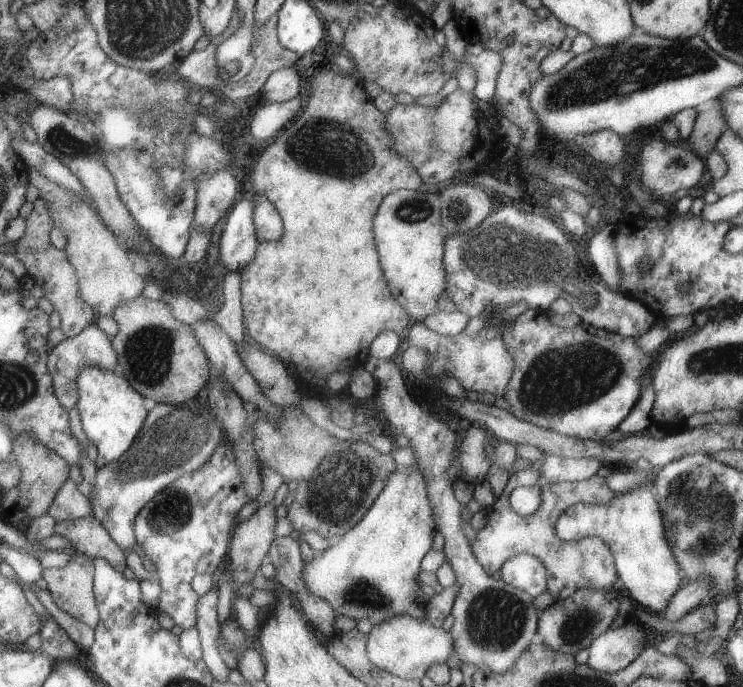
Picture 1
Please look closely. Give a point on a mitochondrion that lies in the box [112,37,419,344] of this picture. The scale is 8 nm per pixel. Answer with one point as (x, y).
(342, 150)

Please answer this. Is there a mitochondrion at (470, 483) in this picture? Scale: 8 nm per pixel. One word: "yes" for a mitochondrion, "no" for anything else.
no

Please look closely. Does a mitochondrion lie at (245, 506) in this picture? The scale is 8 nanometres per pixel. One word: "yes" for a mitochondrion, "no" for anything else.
no

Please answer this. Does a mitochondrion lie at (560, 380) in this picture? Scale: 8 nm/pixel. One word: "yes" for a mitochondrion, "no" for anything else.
yes

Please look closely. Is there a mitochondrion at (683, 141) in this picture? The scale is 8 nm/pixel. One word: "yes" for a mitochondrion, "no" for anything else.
no

